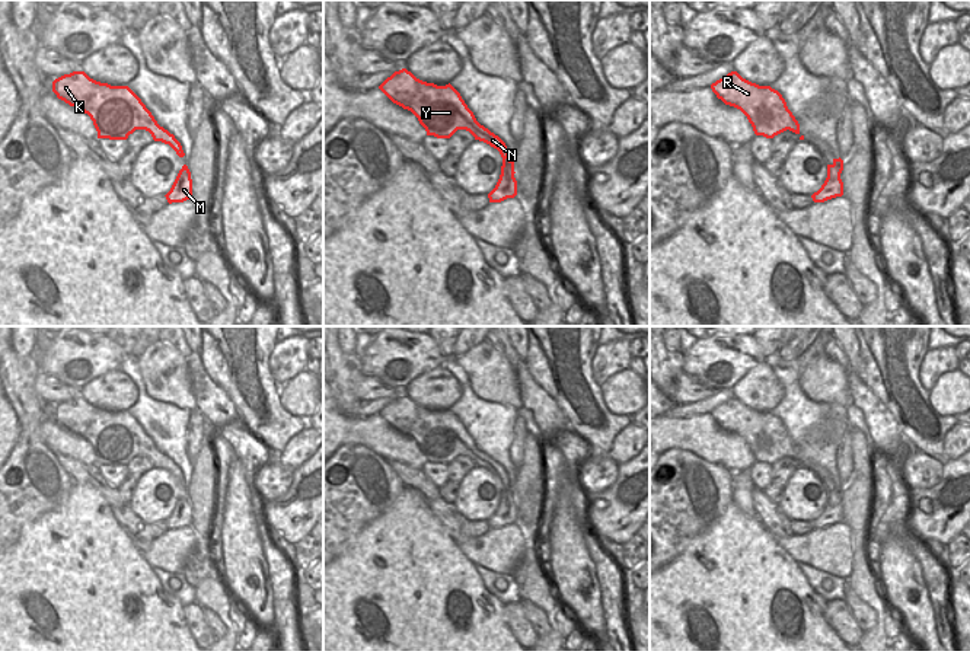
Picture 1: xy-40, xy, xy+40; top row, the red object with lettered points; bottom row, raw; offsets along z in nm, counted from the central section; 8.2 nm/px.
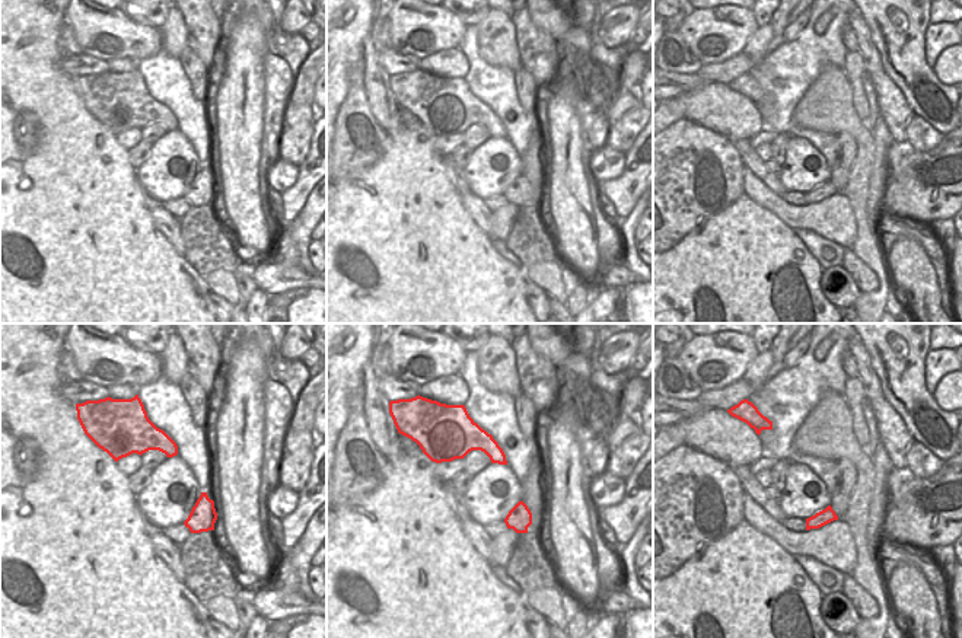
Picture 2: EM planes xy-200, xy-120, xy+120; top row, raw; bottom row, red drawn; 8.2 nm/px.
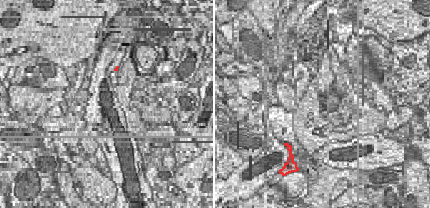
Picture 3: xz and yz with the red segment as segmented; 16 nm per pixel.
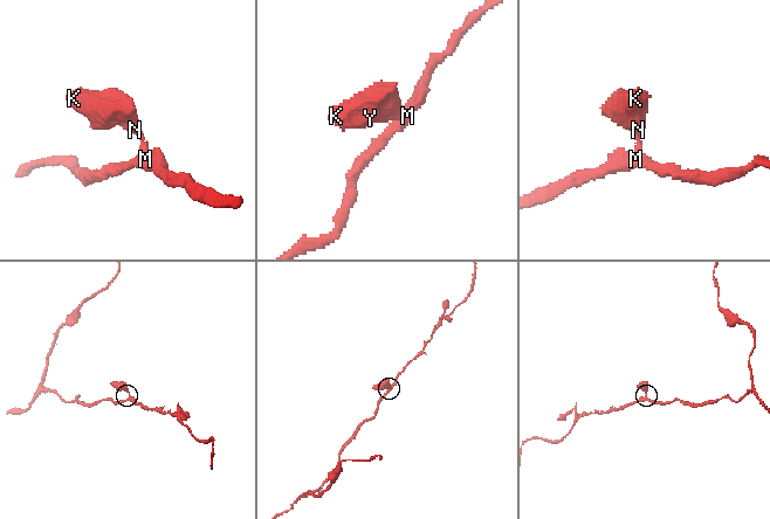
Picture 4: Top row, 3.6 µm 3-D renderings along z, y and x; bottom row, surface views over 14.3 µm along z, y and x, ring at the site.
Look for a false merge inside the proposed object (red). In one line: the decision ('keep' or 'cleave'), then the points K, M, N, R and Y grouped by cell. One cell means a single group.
keep; K M N R Y

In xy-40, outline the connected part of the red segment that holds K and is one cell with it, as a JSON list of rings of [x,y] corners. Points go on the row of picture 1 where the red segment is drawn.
[[[73,71],[52,82],[58,99],[90,117],[98,138],[127,140],[135,130],[146,130],[154,141],[169,144],[184,157],[181,143],[160,127],[141,99],[128,86],[111,86]]]

